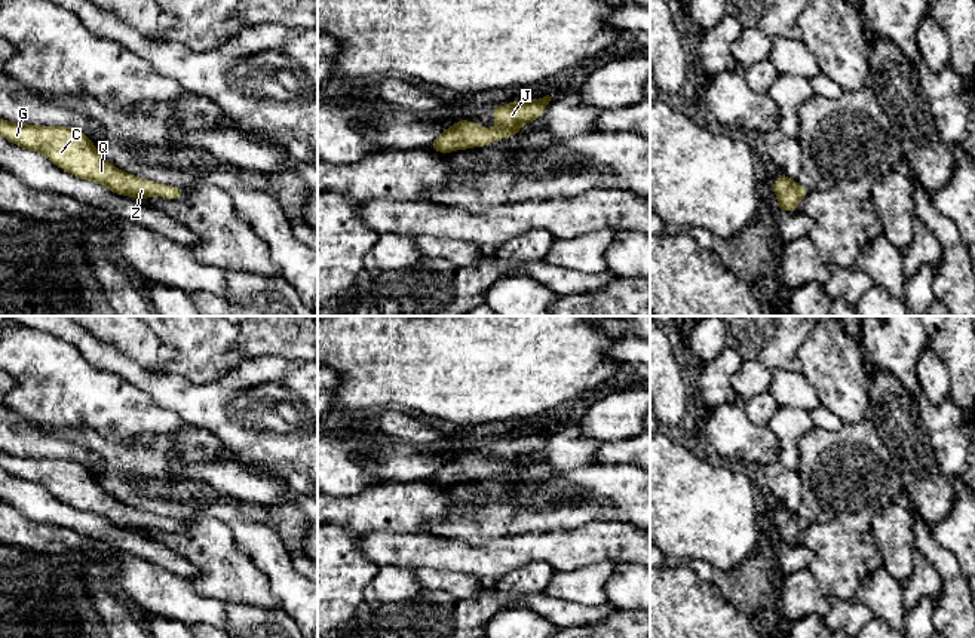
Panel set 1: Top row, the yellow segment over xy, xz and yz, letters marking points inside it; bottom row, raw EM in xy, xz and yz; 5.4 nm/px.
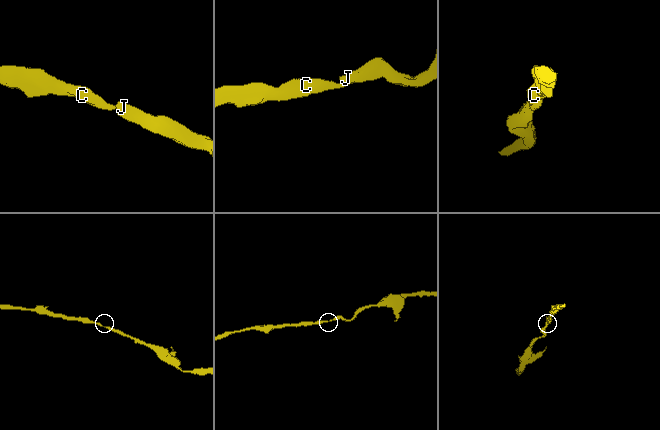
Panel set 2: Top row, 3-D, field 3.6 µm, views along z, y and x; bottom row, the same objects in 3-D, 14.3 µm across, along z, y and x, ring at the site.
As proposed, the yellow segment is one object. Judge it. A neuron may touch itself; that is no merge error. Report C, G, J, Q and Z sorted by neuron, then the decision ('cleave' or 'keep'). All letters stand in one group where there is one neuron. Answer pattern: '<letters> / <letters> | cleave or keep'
C G J Q Z | keep

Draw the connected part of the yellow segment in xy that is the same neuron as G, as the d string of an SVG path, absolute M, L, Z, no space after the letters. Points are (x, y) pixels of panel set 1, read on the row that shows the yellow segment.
M0 119L0 135L12 144L42 153L65 172L98 182L117 194L134 199L162 194L168 200L180 199L184 194L184 188L162 185L113 166L102 157L91 138L77 129L19 125Z

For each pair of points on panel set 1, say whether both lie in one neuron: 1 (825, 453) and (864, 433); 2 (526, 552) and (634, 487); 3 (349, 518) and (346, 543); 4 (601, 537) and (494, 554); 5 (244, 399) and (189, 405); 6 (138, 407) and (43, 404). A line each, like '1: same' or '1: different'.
1: same
2: different
3: different
4: same
5: same
6: same

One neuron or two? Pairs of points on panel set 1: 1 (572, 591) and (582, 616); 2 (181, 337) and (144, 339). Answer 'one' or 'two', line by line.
1: two
2: two

